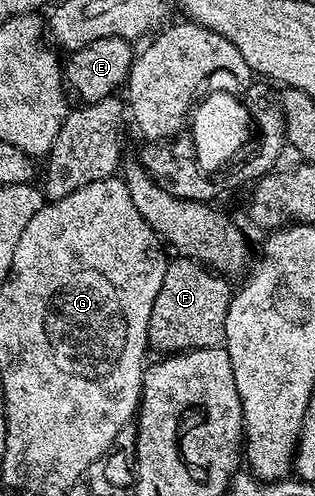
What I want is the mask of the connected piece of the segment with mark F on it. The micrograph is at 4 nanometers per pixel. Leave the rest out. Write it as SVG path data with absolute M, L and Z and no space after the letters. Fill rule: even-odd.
M176 257L169 262L162 289L154 301L148 326L148 346L156 353L197 351L223 344L226 317L232 304L234 287L225 276L191 257Z

